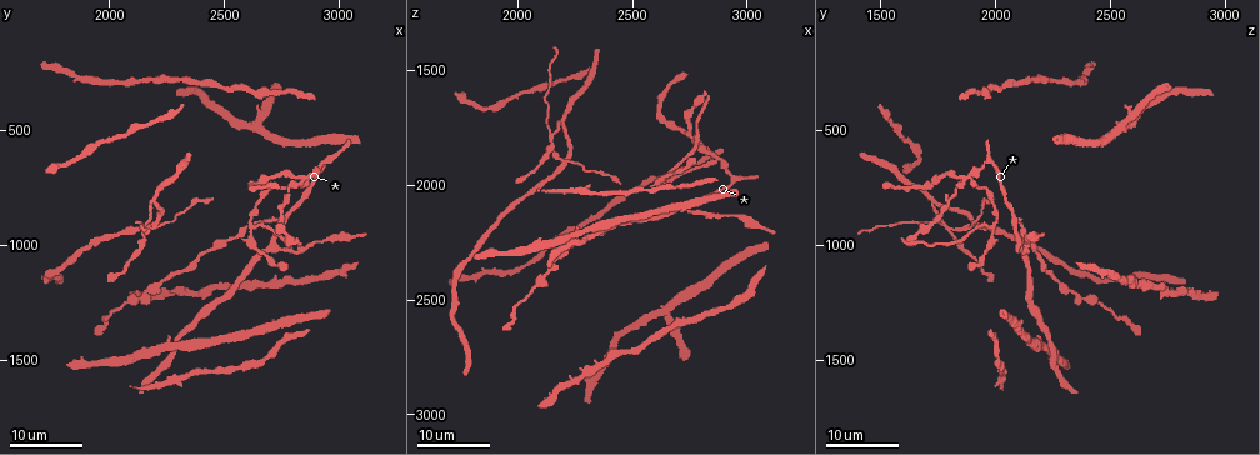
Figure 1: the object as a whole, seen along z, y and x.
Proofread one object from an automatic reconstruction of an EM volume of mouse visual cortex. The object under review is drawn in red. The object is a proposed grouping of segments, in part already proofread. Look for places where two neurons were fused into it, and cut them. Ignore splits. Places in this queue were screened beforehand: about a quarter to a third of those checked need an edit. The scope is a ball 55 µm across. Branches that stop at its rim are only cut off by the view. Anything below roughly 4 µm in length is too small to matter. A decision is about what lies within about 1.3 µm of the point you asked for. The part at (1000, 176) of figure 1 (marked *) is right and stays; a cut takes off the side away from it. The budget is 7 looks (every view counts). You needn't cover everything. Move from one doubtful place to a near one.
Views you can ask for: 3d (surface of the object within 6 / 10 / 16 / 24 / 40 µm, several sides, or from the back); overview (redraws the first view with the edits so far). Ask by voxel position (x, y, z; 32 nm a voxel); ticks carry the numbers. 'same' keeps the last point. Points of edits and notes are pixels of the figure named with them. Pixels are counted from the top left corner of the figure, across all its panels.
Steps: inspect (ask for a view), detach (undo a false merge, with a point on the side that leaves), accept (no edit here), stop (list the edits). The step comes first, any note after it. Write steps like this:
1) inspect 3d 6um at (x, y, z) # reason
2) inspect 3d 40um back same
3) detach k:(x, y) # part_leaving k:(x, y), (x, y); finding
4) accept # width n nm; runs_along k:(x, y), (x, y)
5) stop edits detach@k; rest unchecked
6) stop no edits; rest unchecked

inspect 3d 24um at (2930, 640, 1990) # three-way junction

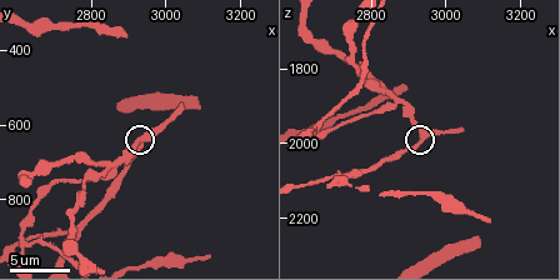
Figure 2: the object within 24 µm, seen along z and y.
inspect 3d 6um at (2940, 640, 1990)

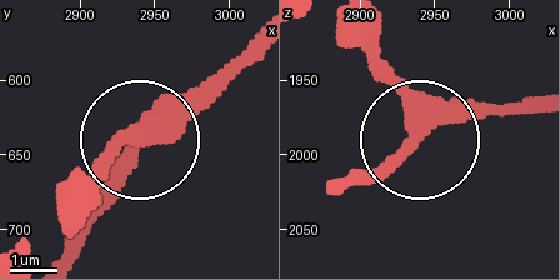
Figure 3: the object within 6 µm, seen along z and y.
accept # one neuron here

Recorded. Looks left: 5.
inspect 3d 24um at (2630, 920, 1990) # a fork

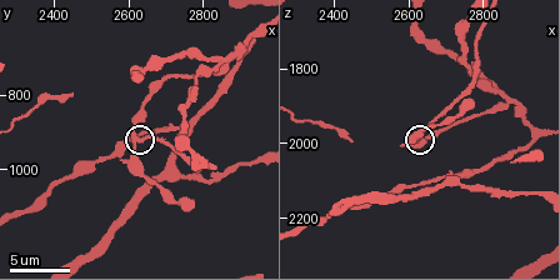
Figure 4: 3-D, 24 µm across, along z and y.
inspect 3d 10um same

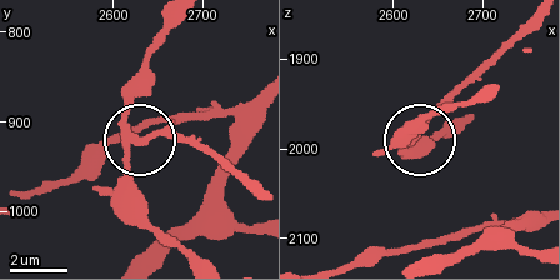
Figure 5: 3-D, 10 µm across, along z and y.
detach 5:(158, 130) # width 210 nm; a second neuron is stuck on

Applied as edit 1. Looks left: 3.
inspect 3d 16um at (2160, 920, 1790) # small branch off a trunk

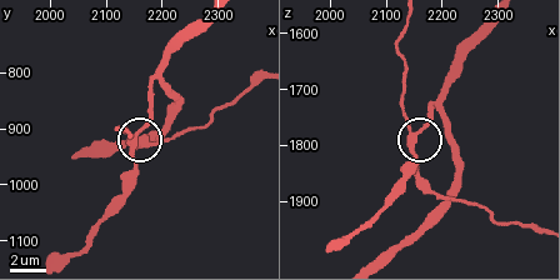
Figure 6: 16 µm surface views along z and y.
inspect 3d 6um same

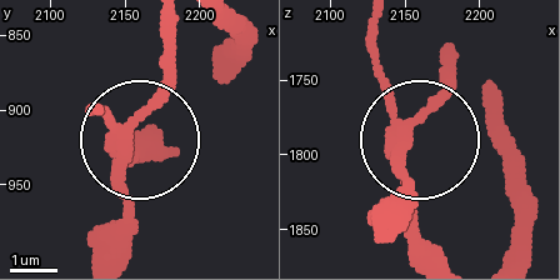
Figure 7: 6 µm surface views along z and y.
accept # width 200 nm; all the same neuron

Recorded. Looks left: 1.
stop edits detach@5; rest unchecked

